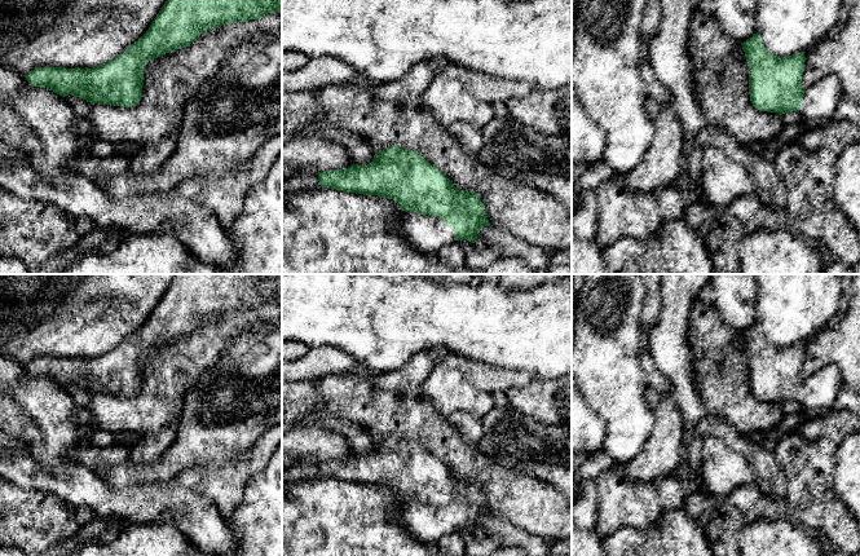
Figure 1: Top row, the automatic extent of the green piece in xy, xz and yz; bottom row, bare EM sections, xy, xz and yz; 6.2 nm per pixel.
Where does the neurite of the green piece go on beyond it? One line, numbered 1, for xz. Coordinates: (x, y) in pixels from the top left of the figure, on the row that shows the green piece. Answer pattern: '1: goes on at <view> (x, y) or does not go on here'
1: goes on at xz (427, 233)

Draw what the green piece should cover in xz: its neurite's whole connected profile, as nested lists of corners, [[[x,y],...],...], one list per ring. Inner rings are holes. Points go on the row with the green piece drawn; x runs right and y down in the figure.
[[[396,145],[375,153],[372,162],[365,166],[352,164],[349,168],[318,173],[301,172],[282,182],[282,193],[319,187],[393,199],[403,211],[401,234],[425,255],[437,253],[441,247],[463,239],[476,243],[478,231],[490,226],[478,194],[455,187],[445,173],[419,153]]]

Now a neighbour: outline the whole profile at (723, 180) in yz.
[[[704,149],[700,200],[726,207],[738,197],[754,194],[755,182],[747,169],[722,150]]]

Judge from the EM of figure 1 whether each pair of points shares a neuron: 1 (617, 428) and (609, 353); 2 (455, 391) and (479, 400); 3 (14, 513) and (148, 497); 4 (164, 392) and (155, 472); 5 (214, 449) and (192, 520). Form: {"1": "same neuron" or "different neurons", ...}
{"1": "same neuron", "2": "same neuron", "3": "different neurons", "4": "different neurons", "5": "different neurons"}

